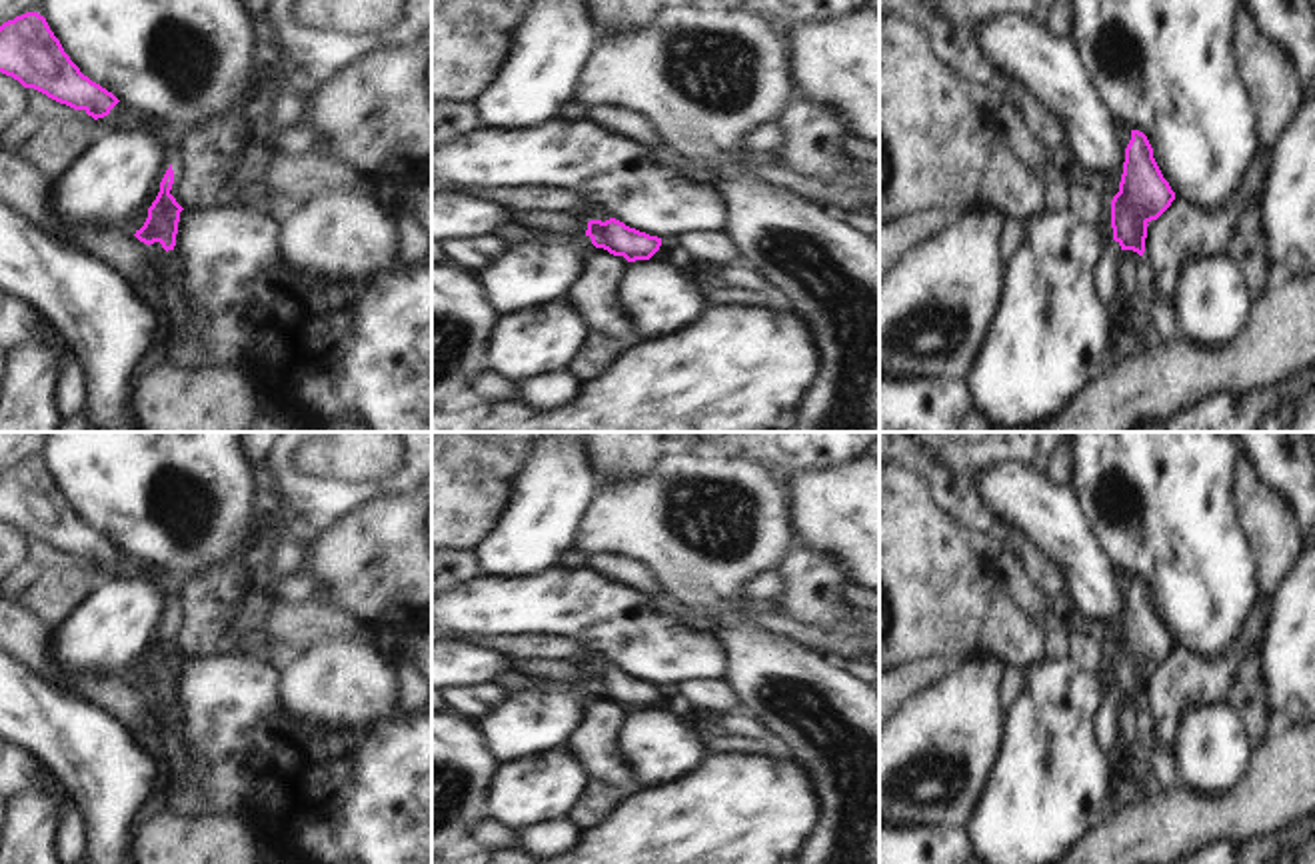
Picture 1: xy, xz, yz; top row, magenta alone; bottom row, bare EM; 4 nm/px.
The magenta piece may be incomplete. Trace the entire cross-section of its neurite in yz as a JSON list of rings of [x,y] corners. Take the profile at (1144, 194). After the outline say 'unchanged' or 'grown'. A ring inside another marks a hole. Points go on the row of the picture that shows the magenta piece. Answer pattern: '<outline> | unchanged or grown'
[[[1131,130],[1119,192],[1111,200],[1113,240],[1095,268],[1097,294],[1105,306],[1113,306],[1119,292],[1119,252],[1133,250],[1143,256],[1149,222],[1173,200],[1175,192],[1163,178],[1147,136]]] | grown

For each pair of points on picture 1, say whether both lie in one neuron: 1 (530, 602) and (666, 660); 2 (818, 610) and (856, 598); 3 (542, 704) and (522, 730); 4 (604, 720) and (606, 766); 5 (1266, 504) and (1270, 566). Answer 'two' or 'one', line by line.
1: one
2: two
3: one
4: one
5: one

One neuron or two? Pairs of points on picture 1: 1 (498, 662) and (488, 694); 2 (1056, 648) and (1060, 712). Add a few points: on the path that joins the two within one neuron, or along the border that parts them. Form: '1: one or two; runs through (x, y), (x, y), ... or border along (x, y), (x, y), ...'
1: two; border along (490, 680), (452, 688)
2: two; border along (1046, 658), (1066, 660)

